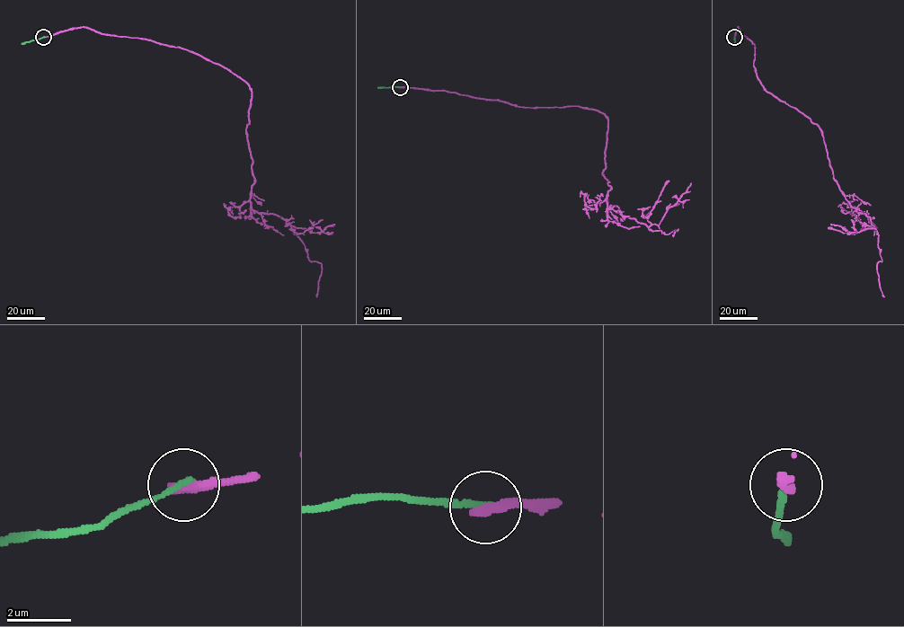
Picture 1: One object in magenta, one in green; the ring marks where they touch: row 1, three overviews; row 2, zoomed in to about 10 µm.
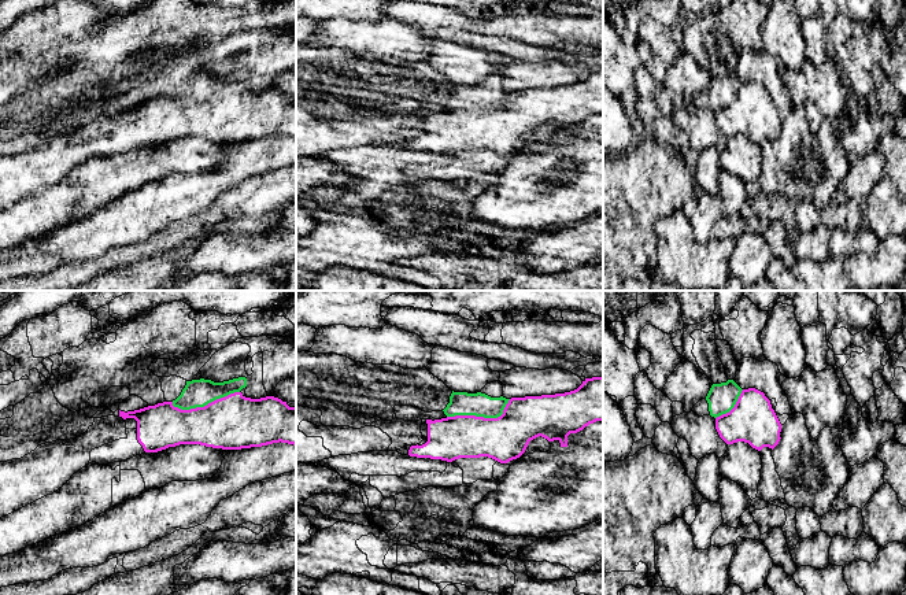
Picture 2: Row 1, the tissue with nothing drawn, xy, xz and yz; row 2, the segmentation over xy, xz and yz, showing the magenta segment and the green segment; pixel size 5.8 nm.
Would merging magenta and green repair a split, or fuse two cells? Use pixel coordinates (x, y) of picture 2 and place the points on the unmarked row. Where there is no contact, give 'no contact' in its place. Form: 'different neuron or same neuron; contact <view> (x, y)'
different neuron; contact xy (204, 99)

